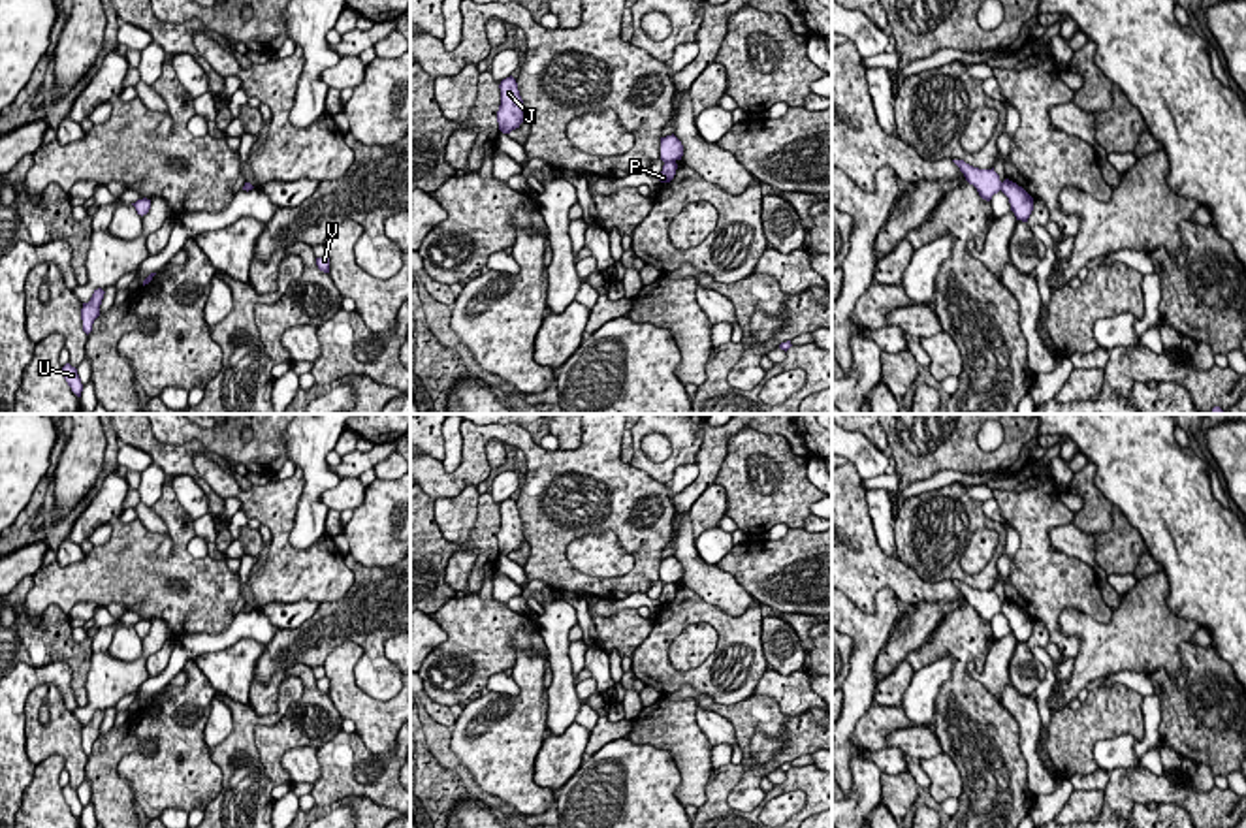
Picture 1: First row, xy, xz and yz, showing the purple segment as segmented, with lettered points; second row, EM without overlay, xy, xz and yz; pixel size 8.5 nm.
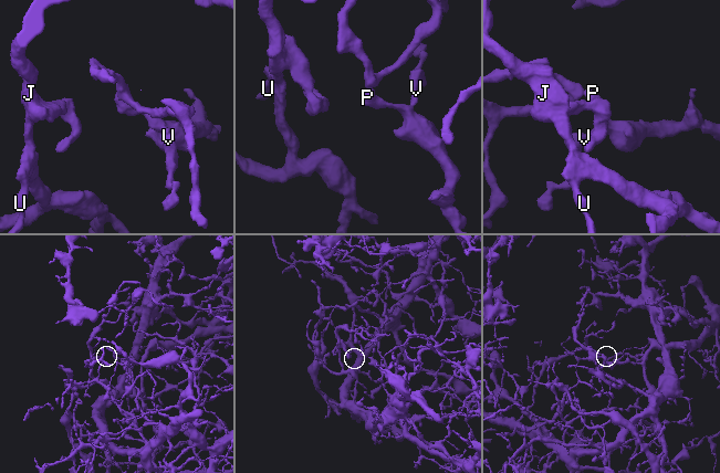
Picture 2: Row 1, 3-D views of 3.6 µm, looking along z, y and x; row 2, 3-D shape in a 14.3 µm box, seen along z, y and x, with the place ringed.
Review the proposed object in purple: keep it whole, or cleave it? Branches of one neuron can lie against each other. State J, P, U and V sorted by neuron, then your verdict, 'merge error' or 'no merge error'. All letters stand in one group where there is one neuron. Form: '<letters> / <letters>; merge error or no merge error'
J U / P V; merge error

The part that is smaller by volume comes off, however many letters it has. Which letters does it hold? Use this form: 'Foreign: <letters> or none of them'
Foreign: P, V

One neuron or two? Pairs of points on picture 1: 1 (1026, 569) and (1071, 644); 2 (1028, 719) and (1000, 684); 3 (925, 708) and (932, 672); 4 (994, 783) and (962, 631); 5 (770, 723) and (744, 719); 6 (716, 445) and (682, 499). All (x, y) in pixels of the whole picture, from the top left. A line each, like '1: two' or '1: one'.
1: one
2: one
3: one
4: one
5: one
6: one

